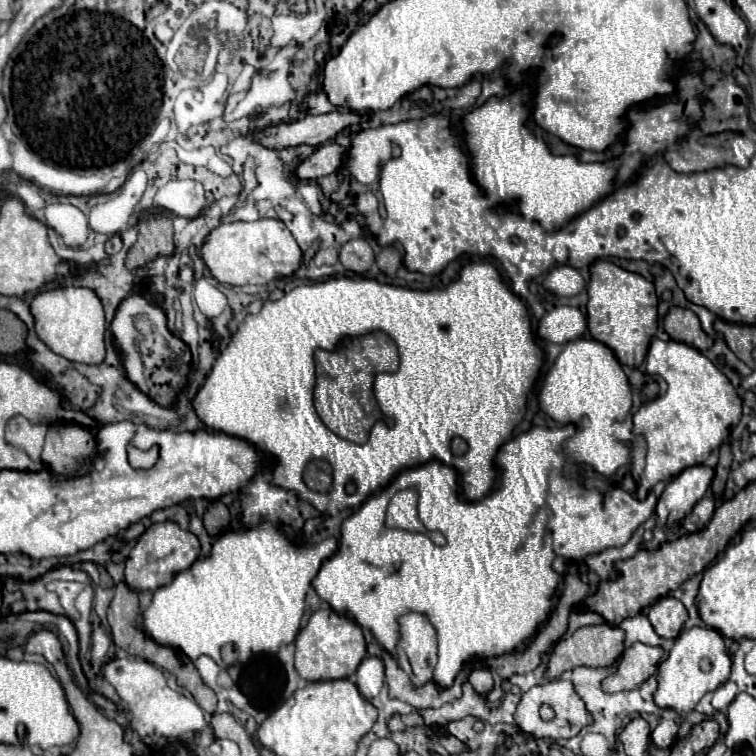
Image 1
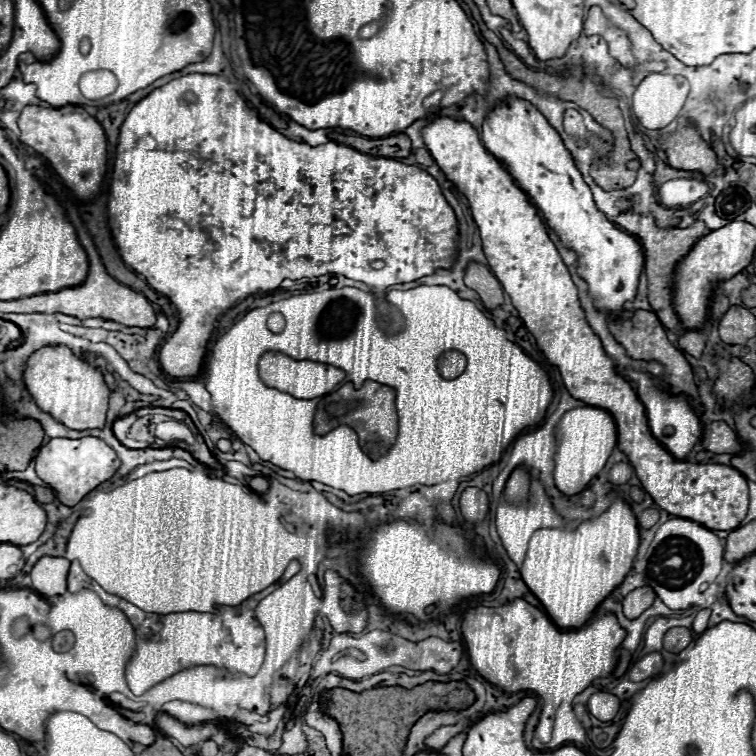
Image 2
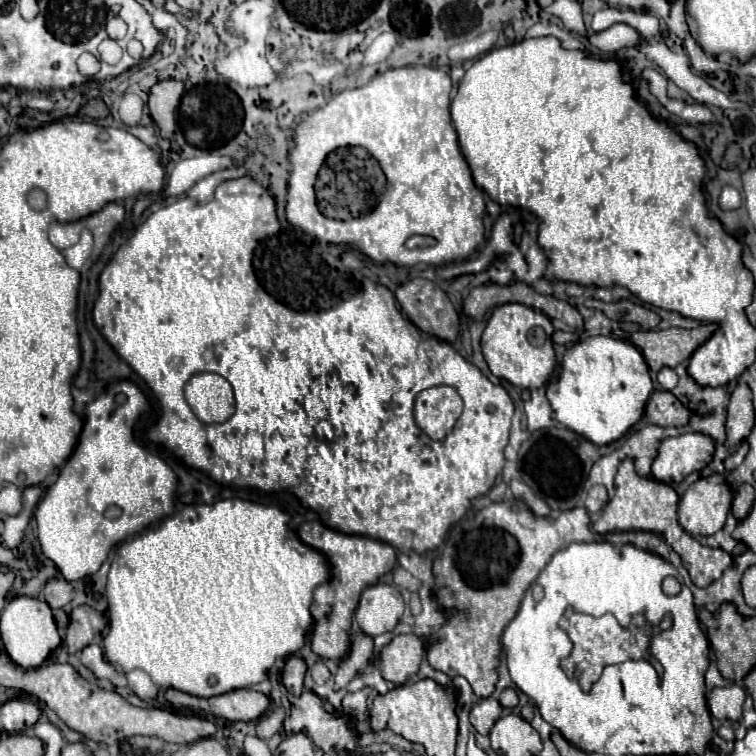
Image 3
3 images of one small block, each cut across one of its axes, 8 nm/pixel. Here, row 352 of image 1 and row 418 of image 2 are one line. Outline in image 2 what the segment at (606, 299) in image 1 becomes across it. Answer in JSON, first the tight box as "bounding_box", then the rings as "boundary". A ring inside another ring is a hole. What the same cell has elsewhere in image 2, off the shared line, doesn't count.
{"bounding_box":[422,118,748,530],"boundary":[[[438,118],[422,130],[422,138],[440,170],[466,194],[490,270],[512,298],[518,316],[536,338],[544,356],[558,366],[568,392],[586,404],[608,410],[616,418],[618,448],[630,458],[646,492],[672,516],[698,520],[710,530],[734,530],[748,512],[748,482],[732,466],[690,464],[674,458],[650,432],[646,412],[632,386],[606,356],[600,338],[584,320],[578,288],[552,244],[538,210],[516,186],[502,162],[486,152],[478,132],[468,122]]]}

